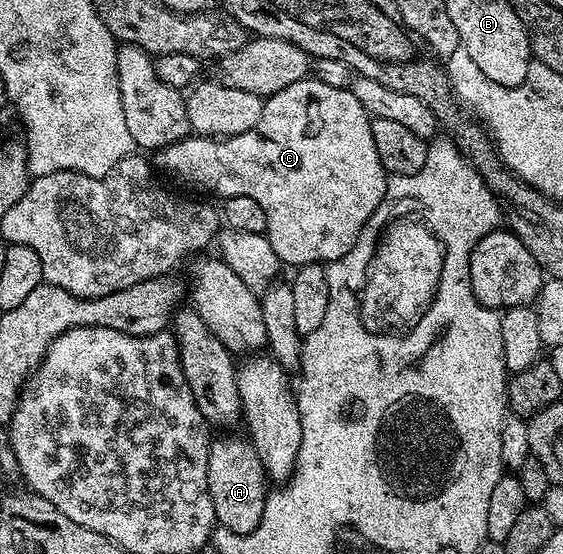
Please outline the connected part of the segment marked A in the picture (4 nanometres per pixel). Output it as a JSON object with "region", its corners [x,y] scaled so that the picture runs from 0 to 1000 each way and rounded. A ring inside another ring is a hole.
{"region":[[[385,791],[371,800],[368,881],[382,917],[385,949],[419,964],[449,964],[467,935],[474,857],[448,796],[428,791]]]}

